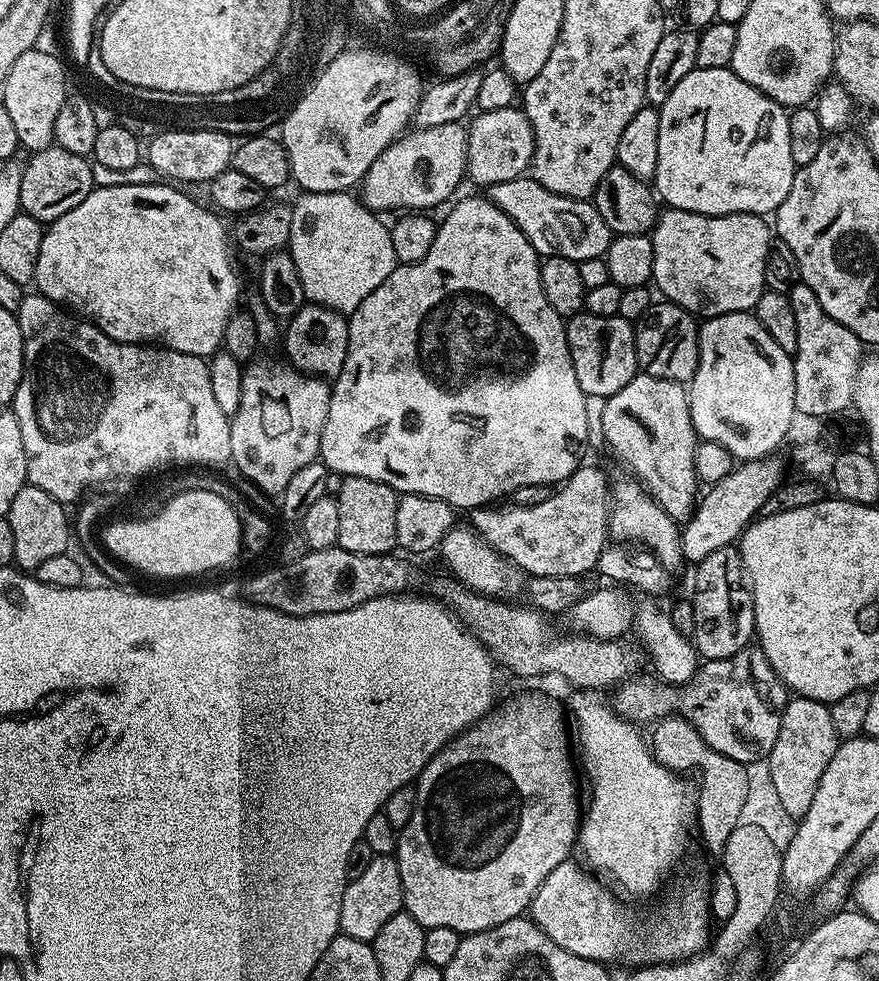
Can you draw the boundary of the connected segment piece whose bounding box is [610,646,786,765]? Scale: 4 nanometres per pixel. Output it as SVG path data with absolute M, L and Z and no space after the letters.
M749 646L738 650L738 654L734 654L729 660L704 660L690 678L690 682L679 687L660 682L655 688L648 680L633 678L615 689L616 697L610 700L610 704L621 718L631 720L637 726L648 726L664 716L679 713L697 728L698 734L718 754L746 765L758 762L759 759L768 759L770 750L778 738L778 726L784 713L786 689L782 681L772 674L769 675L768 684L760 684L764 680L764 672L768 671L766 654L759 646Z

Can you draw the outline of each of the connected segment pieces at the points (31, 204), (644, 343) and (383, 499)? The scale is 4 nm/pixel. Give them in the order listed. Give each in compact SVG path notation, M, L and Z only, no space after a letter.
M53 146L31 153L27 159L26 170L21 174L20 208L23 215L51 222L62 218L66 210L74 210L74 206L78 206L78 202L92 192L92 164L85 157Z
M656 302L644 319L639 321L635 334L636 362L643 372L654 378L691 381L698 366L698 346L700 345L697 317L674 303Z
M345 476L342 490L334 493L338 502L337 545L357 554L383 556L396 548L394 513L398 510L398 493L382 482L370 478Z

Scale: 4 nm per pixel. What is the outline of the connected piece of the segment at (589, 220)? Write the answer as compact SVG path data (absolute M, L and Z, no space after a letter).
M531 175L493 184L487 189L486 195L516 223L522 234L526 234L530 246L534 246L541 257L558 255L577 262L598 258L607 252L612 241L614 233L606 222L602 222L602 214L598 214L591 199L575 200L569 196L559 196L543 188Z

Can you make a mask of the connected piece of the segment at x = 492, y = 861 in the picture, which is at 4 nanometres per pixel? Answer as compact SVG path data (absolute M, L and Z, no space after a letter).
M501 703L495 710L489 712L488 715L482 717L482 719L476 724L473 724L472 727L461 732L460 735L455 736L452 740L449 740L448 745L446 745L441 752L434 754L434 758L430 758L430 762L422 769L422 771L420 771L420 775L415 781L414 787L416 789L416 801L414 802L414 814L405 828L399 829L394 855L398 862L398 870L402 874L404 908L426 930L433 928L434 926L450 926L450 930L458 930L461 934L467 934L469 932L485 932L494 926L502 926L502 922L510 922L510 918L524 916L525 913L529 911L530 901L534 898L538 886L542 886L542 882L546 882L546 874L550 874L550 870L554 870L554 866L565 863L565 861L571 857L568 855L571 854L572 847L574 849L577 847L578 837L580 835L580 822L582 819L582 796L580 800L579 794L576 793L576 780L572 777L572 764L574 768L573 757L572 760L568 757L568 744L570 748L569 729L568 732L564 729L559 716L546 704L502 704L503 703Z

